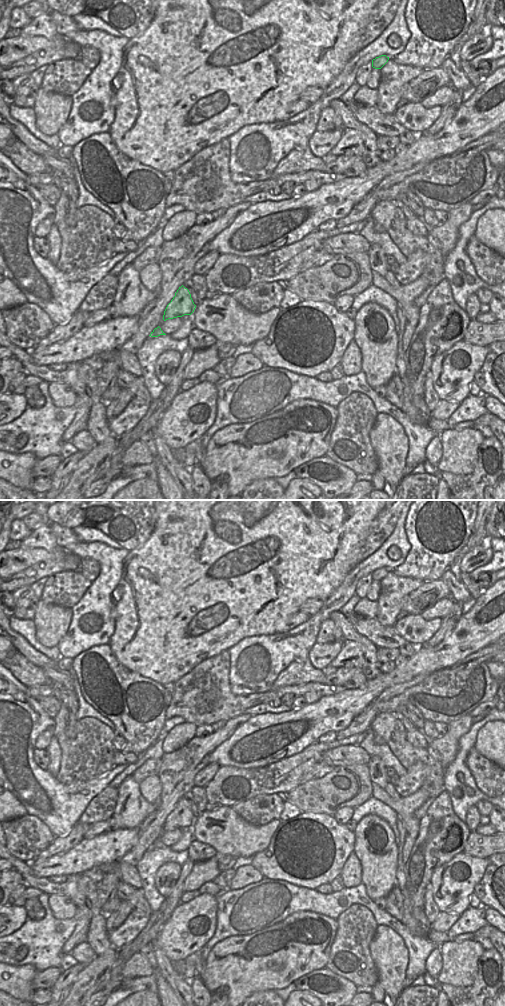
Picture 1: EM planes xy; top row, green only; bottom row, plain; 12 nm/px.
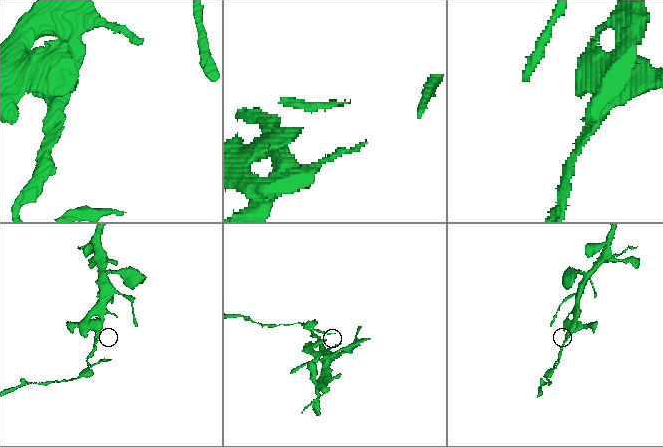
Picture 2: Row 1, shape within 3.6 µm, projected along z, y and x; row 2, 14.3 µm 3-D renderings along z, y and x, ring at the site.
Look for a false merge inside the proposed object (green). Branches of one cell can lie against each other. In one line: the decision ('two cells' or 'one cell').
two cells

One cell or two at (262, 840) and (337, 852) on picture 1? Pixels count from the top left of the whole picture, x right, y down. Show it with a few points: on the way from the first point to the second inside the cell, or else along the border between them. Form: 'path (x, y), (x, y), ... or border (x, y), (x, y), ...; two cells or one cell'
border (280, 820), (270, 843), (252, 857); two cells

